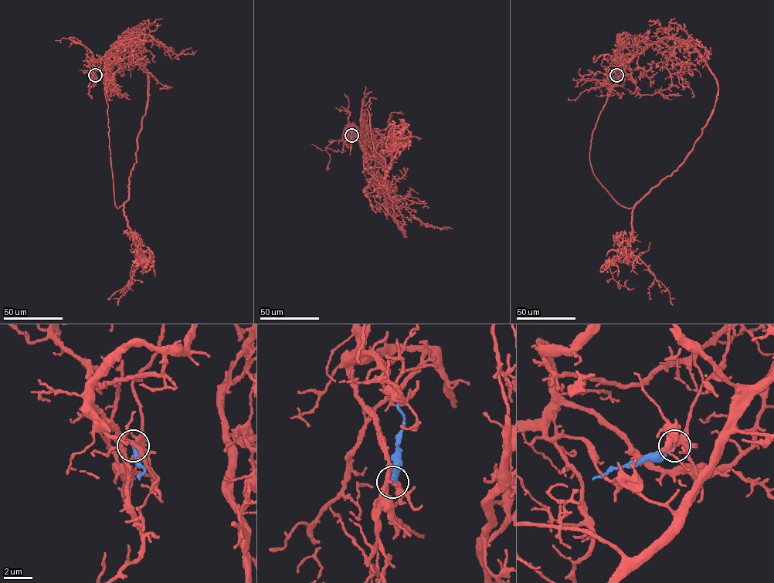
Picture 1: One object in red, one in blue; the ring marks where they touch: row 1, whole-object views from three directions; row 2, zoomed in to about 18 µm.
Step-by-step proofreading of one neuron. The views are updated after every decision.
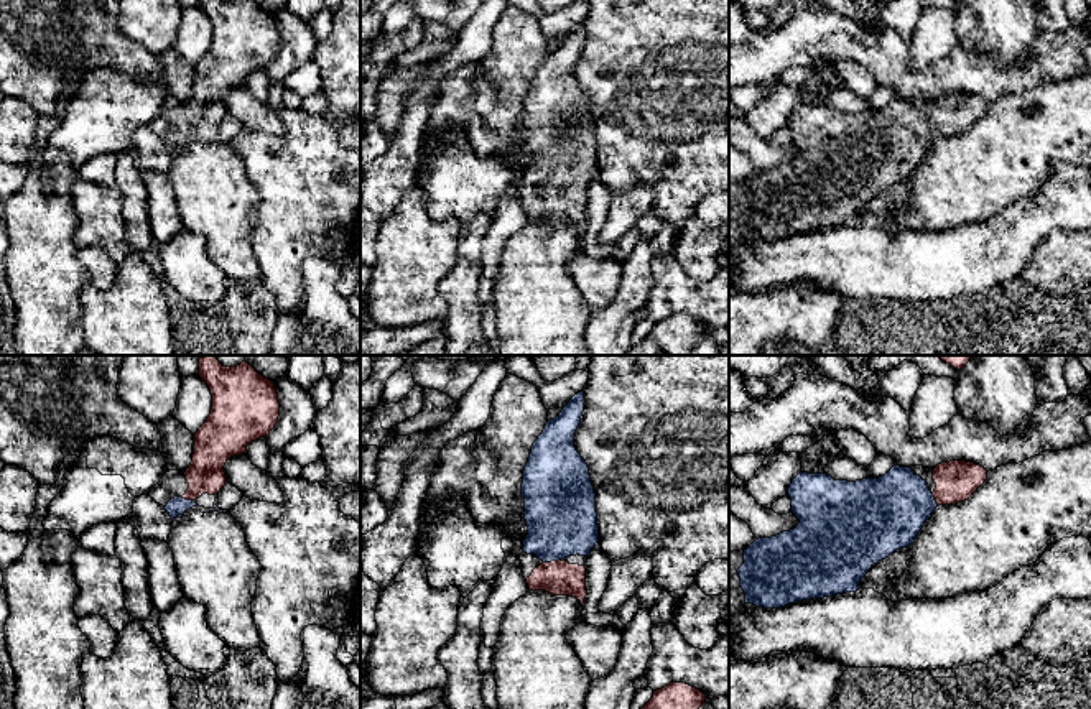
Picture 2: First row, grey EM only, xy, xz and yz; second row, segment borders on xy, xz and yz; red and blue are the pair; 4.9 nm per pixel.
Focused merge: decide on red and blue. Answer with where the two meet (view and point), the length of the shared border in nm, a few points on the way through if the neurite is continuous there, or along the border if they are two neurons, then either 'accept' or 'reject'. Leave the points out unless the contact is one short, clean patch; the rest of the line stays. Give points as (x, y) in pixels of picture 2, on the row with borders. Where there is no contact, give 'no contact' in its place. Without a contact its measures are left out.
xz (552, 561) | 90 nm | across xz (560, 578), (552, 569), (552, 561), (560, 512) | accept

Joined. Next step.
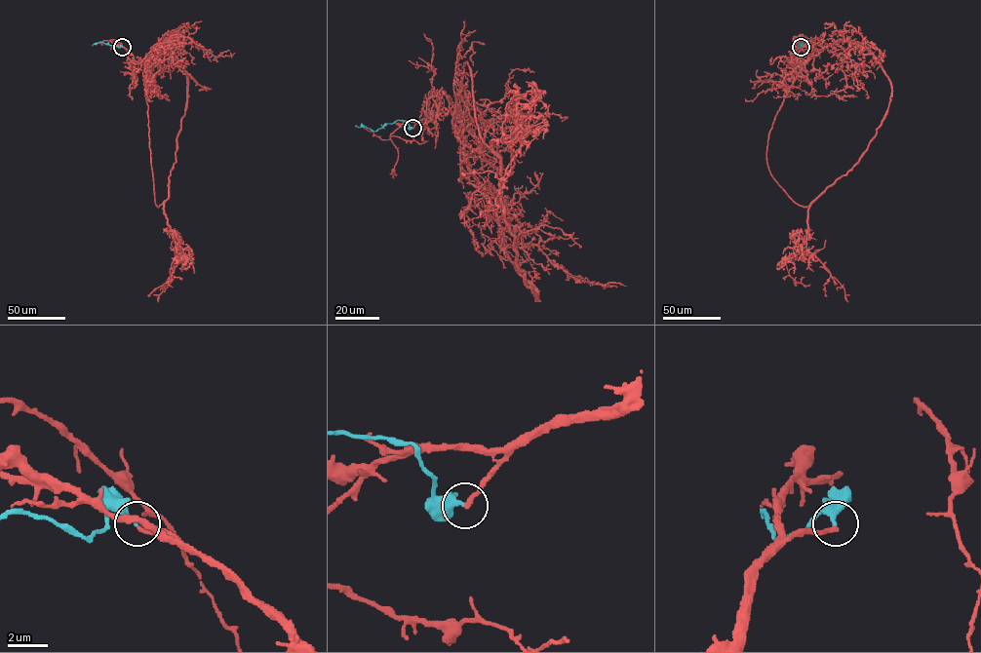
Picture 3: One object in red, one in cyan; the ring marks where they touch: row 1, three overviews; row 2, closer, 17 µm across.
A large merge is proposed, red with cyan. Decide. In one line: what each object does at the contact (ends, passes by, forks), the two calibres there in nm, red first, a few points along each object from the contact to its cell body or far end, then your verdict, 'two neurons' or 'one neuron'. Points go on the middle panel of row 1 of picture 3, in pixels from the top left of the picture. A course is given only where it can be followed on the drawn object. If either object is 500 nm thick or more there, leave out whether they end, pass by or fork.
red ends | cyan ends | 220/240 nm | red via (412, 128), (439, 109), (459, 121), (466, 62), (482, 140), (523, 131), (498, 207), (481, 216) | cyan via (412, 128), (401, 120), (373, 131), (355, 126) | two neurons

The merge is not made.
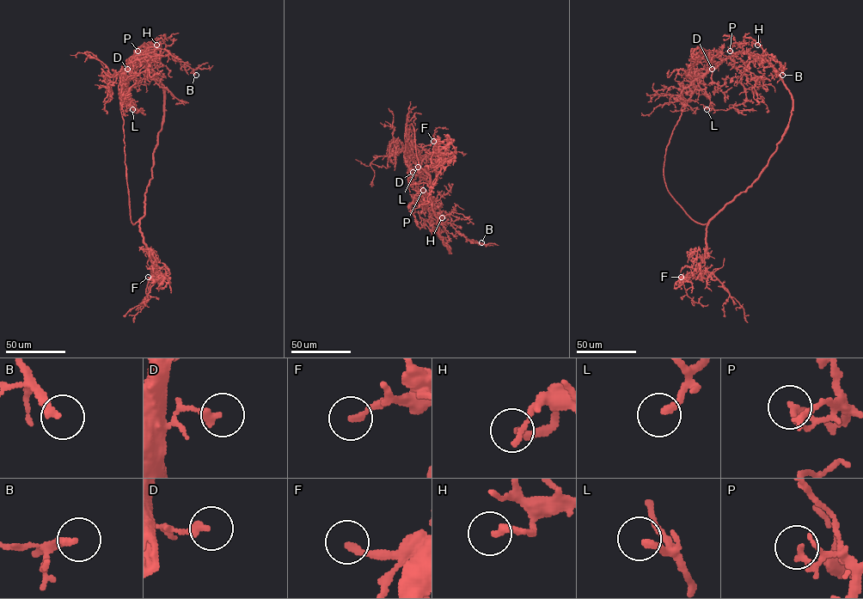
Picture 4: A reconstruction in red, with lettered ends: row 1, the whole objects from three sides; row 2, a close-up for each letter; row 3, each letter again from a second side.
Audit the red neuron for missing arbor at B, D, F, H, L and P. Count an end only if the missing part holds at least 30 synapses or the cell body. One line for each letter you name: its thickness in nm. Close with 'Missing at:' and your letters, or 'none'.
B: Thickness 240 nm
Missing at: B

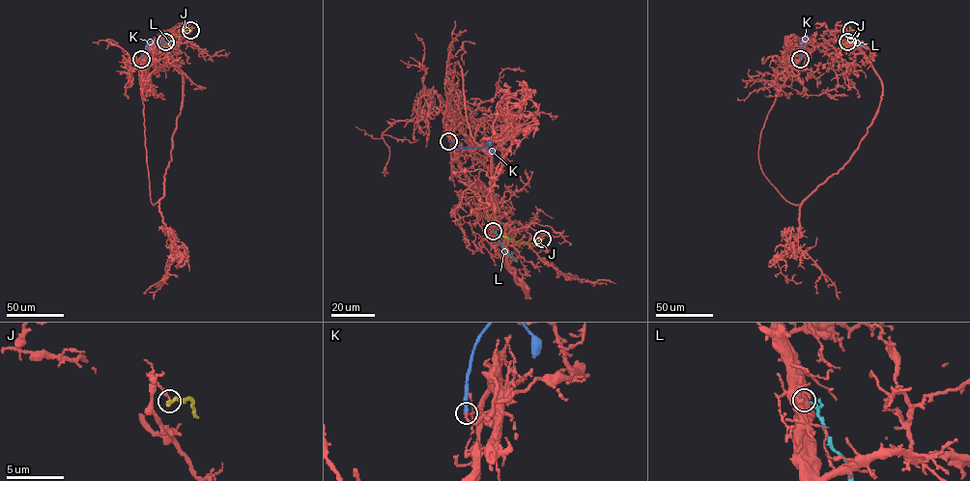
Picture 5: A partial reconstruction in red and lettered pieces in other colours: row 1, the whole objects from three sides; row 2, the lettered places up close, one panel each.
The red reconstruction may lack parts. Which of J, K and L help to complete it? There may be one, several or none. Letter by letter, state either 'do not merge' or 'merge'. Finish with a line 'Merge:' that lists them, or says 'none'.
J: do not merge
K: do not merge
L: do not merge
Merge: none

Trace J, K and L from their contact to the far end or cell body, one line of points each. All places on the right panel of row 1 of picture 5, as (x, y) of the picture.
J: (851, 30), (854, 35), (839, 46)
K: (800, 59), (804, 38)
L: (847, 41), (864, 44)

